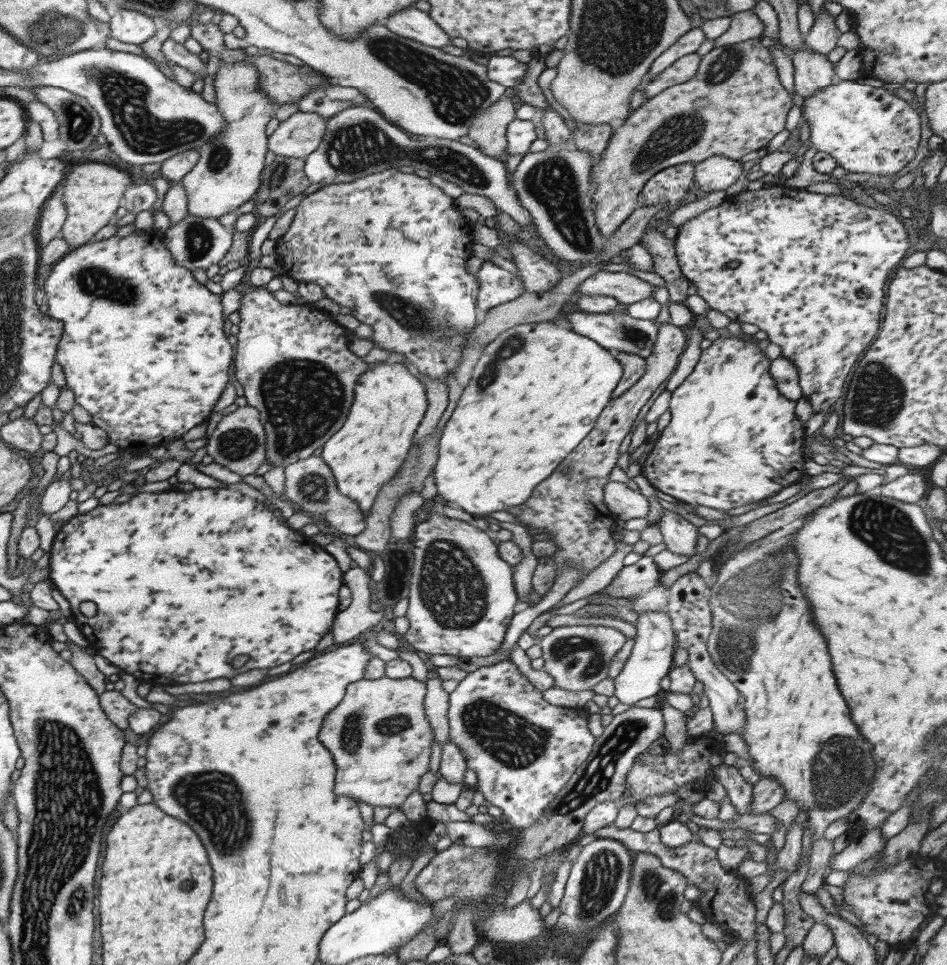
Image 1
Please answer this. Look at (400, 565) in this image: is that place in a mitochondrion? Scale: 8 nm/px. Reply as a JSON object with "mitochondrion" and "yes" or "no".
{"mitochondrion":"yes"}

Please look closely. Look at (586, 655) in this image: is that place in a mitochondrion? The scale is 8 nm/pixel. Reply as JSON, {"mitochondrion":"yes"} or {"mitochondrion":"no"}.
{"mitochondrion":"yes"}

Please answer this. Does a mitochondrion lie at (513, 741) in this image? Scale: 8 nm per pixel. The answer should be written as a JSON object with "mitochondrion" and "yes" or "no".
{"mitochondrion":"yes"}

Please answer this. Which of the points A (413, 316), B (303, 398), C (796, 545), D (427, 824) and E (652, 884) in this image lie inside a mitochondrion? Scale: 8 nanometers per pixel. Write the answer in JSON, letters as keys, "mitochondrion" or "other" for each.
{"A":"mitochondrion","B":"mitochondrion","C":"mitochondrion","D":"other","E":"mitochondrion"}

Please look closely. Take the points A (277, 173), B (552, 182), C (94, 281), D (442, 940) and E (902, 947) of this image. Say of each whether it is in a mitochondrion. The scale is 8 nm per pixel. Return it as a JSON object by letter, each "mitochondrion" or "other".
{"A":"mitochondrion","B":"mitochondrion","C":"mitochondrion","D":"other","E":"other"}

